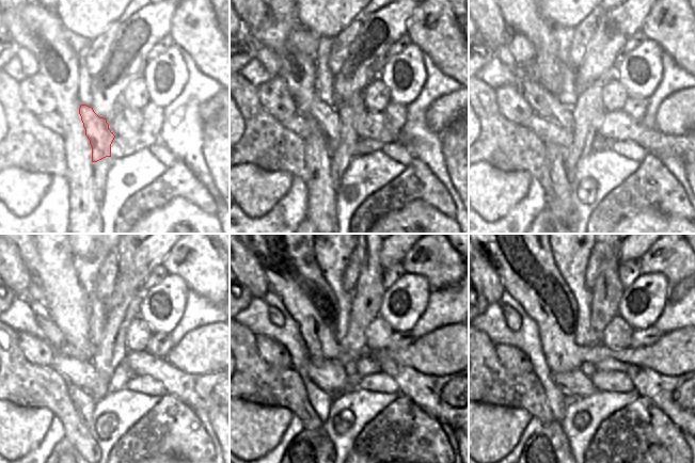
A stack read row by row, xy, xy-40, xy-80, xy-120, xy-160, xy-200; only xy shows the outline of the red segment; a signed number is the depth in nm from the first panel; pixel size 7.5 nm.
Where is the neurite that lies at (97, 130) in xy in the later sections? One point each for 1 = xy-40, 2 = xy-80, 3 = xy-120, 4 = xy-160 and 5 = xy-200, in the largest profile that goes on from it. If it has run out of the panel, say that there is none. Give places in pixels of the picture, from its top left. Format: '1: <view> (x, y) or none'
1: xy-40 (327, 118)
2: xy-80 (542, 104)
3: xy-120 (57, 339)
4: xy-160 (274, 316)
5: xy-200 (512, 319)

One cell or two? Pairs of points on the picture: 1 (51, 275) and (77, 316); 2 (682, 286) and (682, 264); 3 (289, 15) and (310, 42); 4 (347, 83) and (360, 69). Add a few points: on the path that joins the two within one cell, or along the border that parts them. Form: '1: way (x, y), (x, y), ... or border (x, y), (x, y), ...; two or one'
1: way (60, 285), (68, 306); one
2: border (683, 278), (672, 285); two
3: way (296, 21), (298, 30), (303, 35); one
4: way (350, 80), (357, 73); one

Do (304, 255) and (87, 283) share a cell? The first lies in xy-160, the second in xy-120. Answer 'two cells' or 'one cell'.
two cells

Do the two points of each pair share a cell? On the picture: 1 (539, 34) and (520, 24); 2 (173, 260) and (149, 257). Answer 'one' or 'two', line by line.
1: one
2: two

